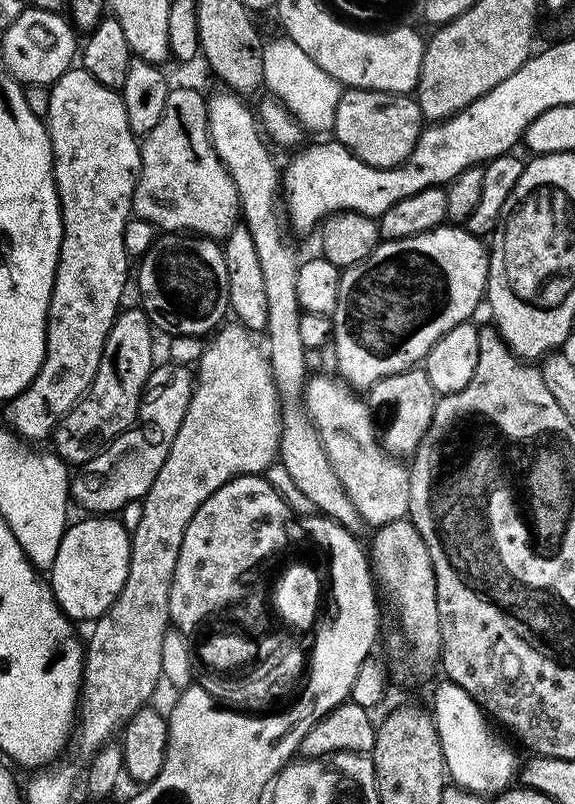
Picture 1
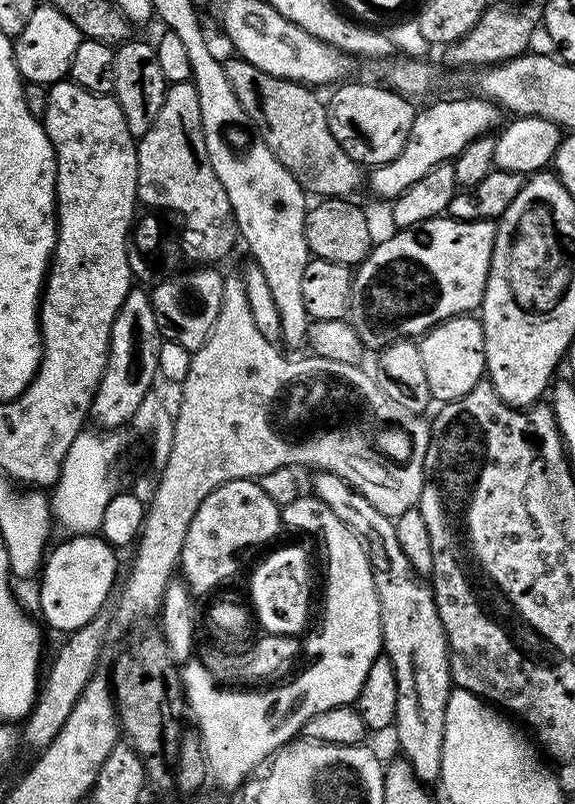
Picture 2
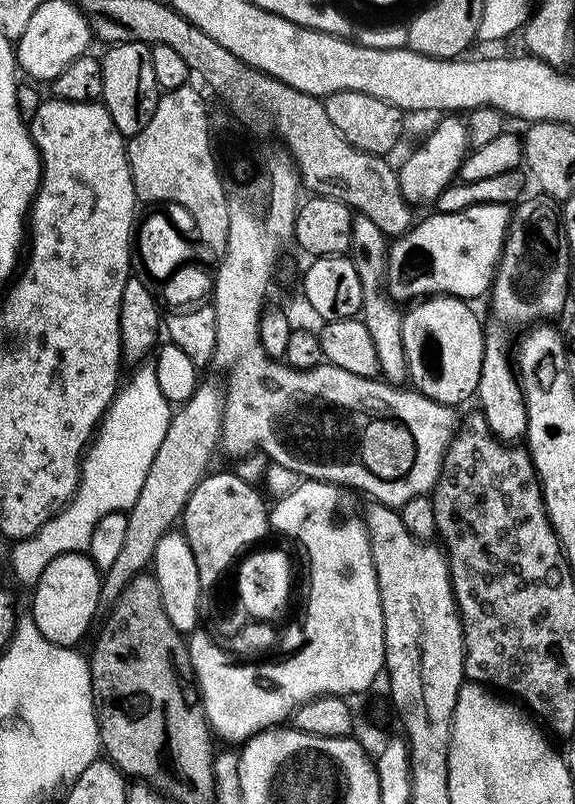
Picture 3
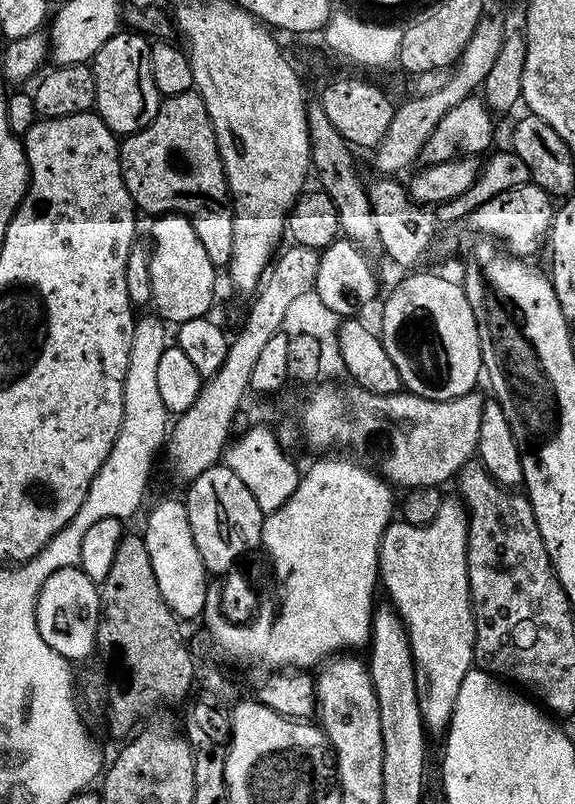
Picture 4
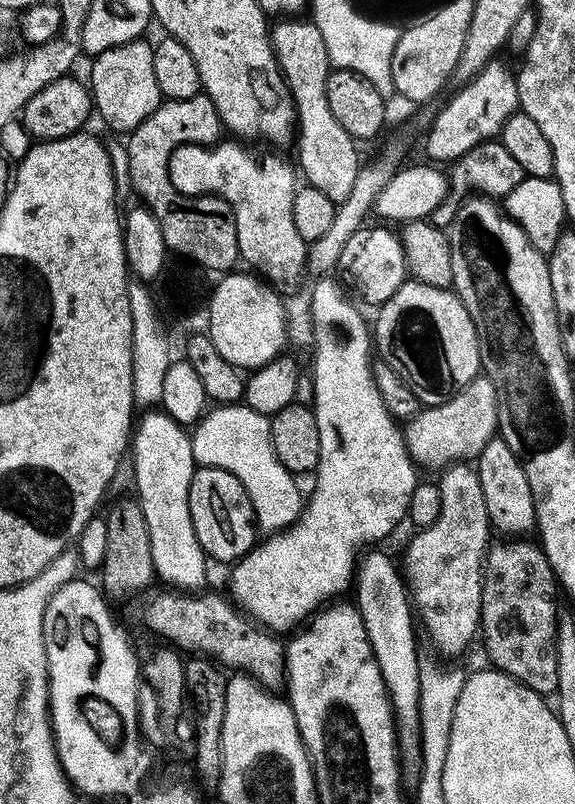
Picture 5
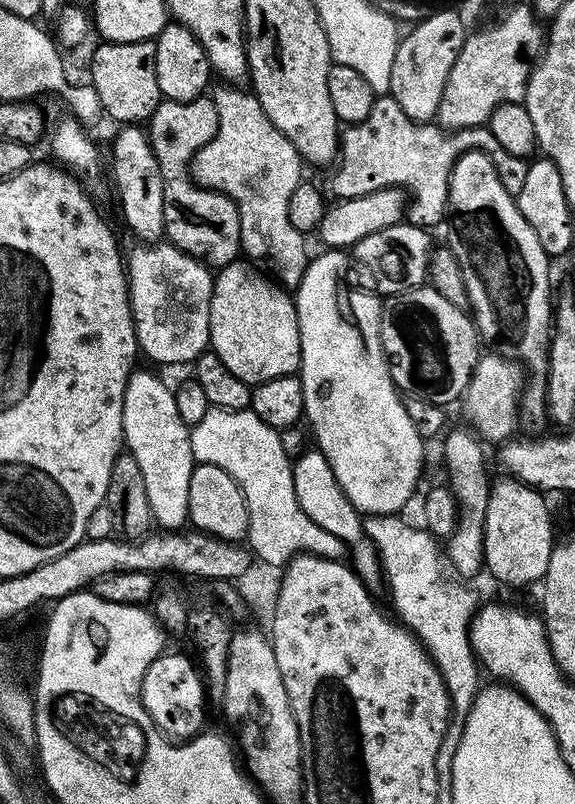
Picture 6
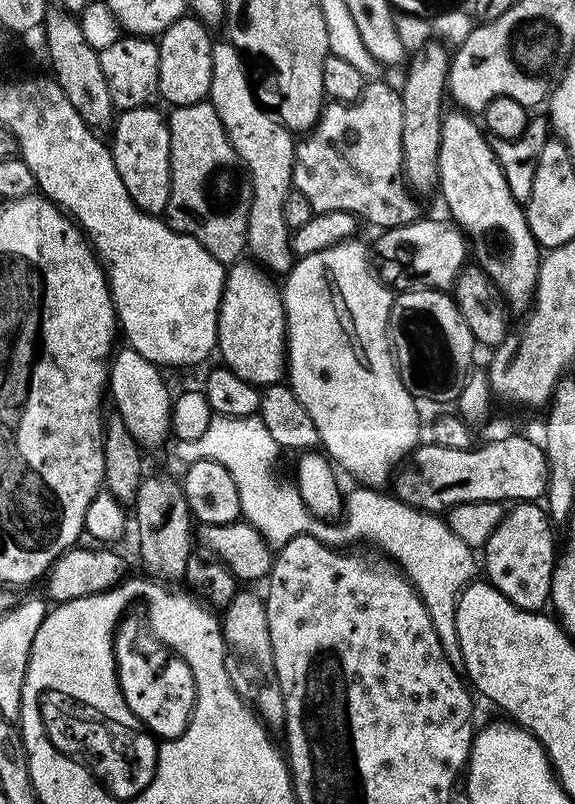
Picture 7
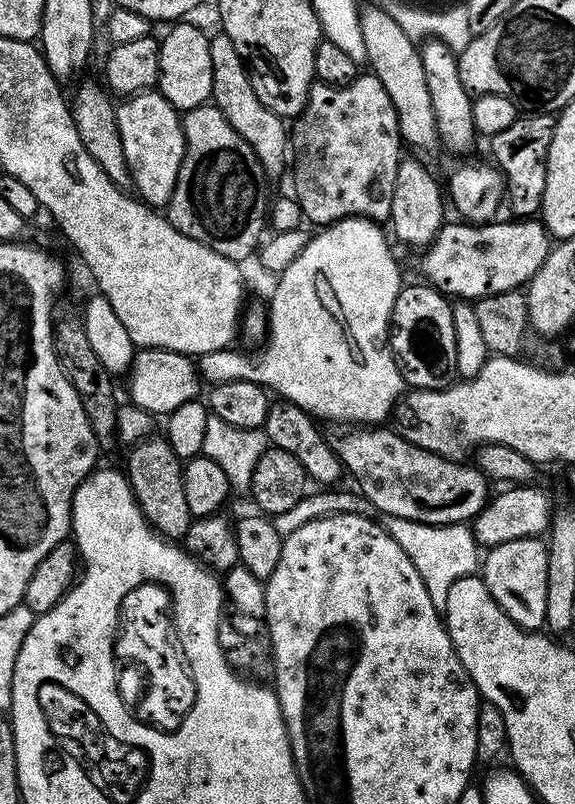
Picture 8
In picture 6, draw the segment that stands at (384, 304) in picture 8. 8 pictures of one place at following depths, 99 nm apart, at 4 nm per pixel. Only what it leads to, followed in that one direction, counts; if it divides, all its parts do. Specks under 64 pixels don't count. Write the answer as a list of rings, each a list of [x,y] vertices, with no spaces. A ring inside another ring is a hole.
[[[324,250],[321,256],[313,255],[308,262],[308,269],[302,278],[302,282],[294,290],[294,301],[297,310],[298,330],[301,336],[301,364],[298,371],[302,382],[302,394],[304,395],[304,416],[312,423],[312,428],[316,431],[315,447],[330,462],[330,470],[334,470],[334,478],[338,486],[350,498],[350,502],[359,510],[361,514],[368,516],[390,516],[399,513],[400,508],[408,504],[408,499],[416,492],[416,483],[420,480],[420,471],[424,468],[424,444],[425,437],[410,422],[410,414],[406,414],[401,393],[396,384],[392,381],[392,375],[388,369],[388,358],[384,354],[384,347],[380,341],[380,313],[382,311],[382,300],[379,295],[371,296],[368,292],[351,292],[344,285],[344,271],[348,268],[348,260],[345,253],[340,250]]]

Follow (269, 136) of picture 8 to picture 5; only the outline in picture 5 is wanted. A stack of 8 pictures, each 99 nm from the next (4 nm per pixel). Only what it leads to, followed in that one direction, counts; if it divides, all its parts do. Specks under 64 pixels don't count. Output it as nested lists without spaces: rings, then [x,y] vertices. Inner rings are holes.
[[[224,138],[219,142],[209,146],[207,144],[183,144],[174,149],[170,154],[170,162],[168,163],[168,177],[170,182],[174,186],[174,190],[178,190],[182,194],[187,196],[219,196],[220,199],[225,200],[229,206],[232,207],[232,213],[236,219],[236,230],[238,232],[238,250],[240,251],[240,260],[243,263],[248,263],[249,269],[255,270],[268,284],[272,285],[273,288],[280,294],[291,294],[295,293],[297,289],[301,287],[304,276],[306,277],[306,269],[308,267],[308,244],[305,243],[298,234],[297,227],[294,226],[294,215],[291,213],[291,206],[294,205],[294,198],[296,189],[298,187],[298,172],[295,167],[292,168],[283,160],[280,156],[264,156],[259,160],[250,149],[247,148],[247,143],[241,142],[236,138]]]

